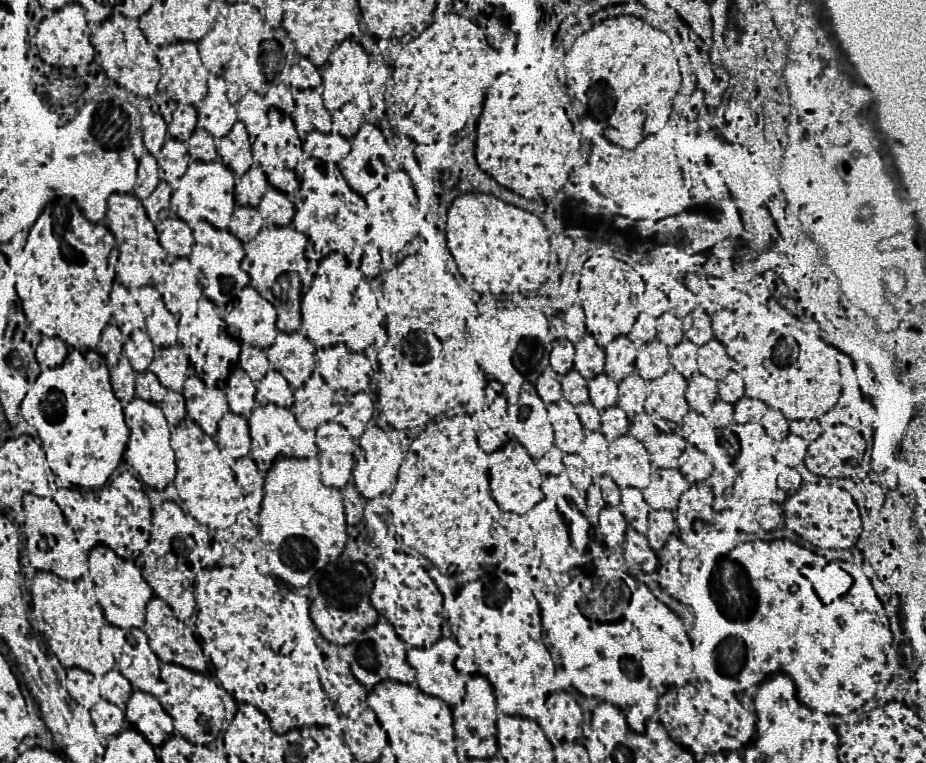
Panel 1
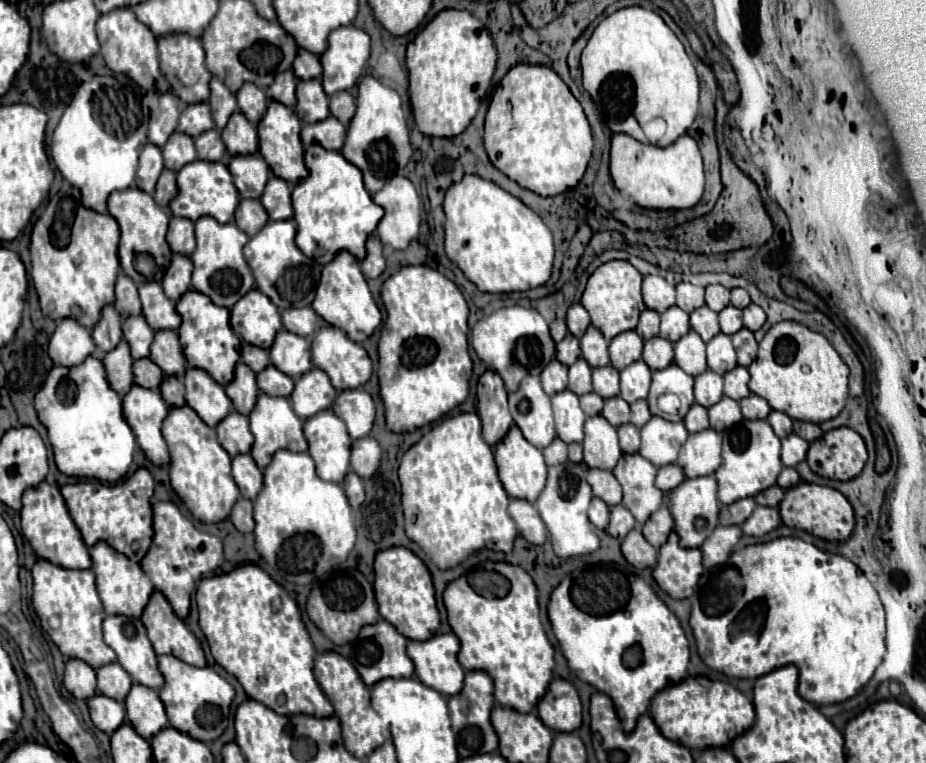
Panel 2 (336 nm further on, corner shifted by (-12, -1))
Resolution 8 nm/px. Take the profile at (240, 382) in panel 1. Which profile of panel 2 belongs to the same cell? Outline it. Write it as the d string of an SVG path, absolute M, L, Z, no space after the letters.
M239 363L235 367L235 379L225 389L233 407L243 415L249 415L257 403L259 387L257 387L255 379L257 379L257 375L251 369L247 369L247 365Z

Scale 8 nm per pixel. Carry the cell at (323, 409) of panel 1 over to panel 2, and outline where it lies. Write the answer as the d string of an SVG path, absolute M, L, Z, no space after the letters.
M311 369L295 381L295 391L291 393L291 405L299 419L309 419L319 411L331 409L337 391L333 389L327 373L321 369Z

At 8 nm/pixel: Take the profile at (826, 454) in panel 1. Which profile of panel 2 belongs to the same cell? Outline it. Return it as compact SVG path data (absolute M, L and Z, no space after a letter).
M839 427L823 433L817 441L811 443L807 451L807 463L813 473L849 481L857 477L867 461L867 449L863 437L849 427Z

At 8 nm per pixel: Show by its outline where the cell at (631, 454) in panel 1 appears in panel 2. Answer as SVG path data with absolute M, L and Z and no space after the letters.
M631 423L621 425L617 429L617 433L619 433L619 445L621 445L625 455L633 455L639 451L641 439L639 439L639 429L635 425L631 425Z

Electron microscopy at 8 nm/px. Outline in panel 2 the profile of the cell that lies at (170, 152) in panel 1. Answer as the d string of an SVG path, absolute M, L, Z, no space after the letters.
M175 131L169 137L167 145L161 151L163 151L163 157L165 157L165 167L171 169L171 171L175 171L175 173L181 167L185 167L187 163L191 163L191 161L197 159L193 139L187 137L185 133L179 133L179 131Z

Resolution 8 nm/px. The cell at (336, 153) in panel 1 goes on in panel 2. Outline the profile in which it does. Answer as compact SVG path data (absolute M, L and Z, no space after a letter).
M327 117L327 121L317 121L301 129L303 147L309 147L311 143L319 143L329 151L339 151L345 143L345 135L347 135L347 127L335 121L335 117Z

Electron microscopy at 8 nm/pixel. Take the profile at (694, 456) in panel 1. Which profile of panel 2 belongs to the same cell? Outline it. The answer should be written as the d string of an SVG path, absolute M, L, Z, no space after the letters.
M705 429L703 433L689 435L683 449L679 451L677 465L689 479L693 479L713 475L721 461L721 435L717 435L713 429Z

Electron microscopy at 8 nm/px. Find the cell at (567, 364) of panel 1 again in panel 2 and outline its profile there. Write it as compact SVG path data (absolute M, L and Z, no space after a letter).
M567 333L567 337L557 343L557 359L559 359L563 365L573 365L579 357L581 357L579 339L577 339L575 335Z

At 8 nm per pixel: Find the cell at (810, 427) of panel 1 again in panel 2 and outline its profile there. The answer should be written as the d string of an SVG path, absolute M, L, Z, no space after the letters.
M793 421L793 433L795 435L799 435L799 437L803 437L805 441L815 441L815 439L819 439L821 435L823 435L823 431L821 431L821 427L819 425L815 425L815 423L805 423L805 421Z

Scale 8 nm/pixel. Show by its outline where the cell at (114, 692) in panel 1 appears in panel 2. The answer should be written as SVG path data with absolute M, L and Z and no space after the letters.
M109 663L97 671L97 689L99 693L125 703L129 689L131 689L131 677L119 663Z

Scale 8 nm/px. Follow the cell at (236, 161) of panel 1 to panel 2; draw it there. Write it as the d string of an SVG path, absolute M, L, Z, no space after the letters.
M241 111L231 115L231 121L221 131L223 143L227 147L229 157L237 155L253 155L259 151L259 137L257 129L243 117Z

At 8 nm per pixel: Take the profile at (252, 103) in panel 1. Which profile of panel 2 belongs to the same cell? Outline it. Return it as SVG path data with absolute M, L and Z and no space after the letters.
M247 83L237 93L237 105L239 105L239 111L251 121L251 125L257 127L261 117L265 115L267 107L269 107L269 99L267 99L263 89L259 89L257 85Z

